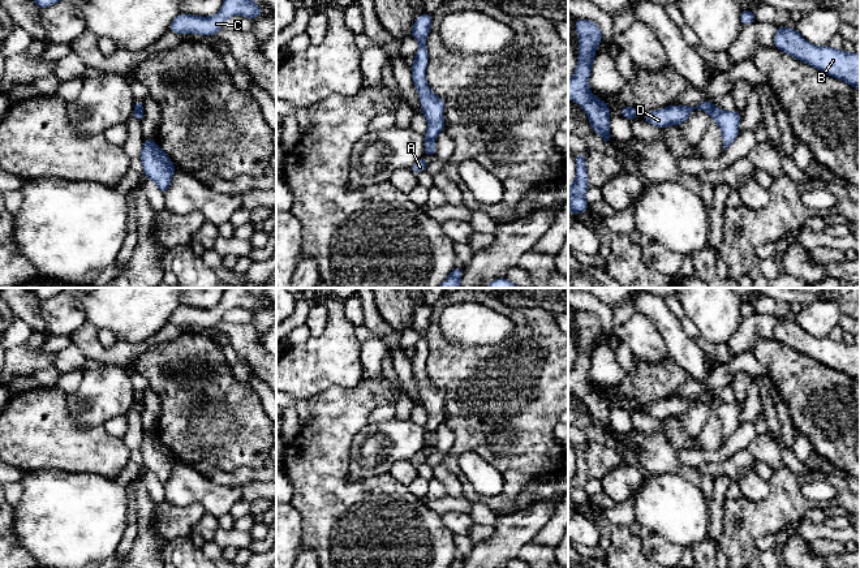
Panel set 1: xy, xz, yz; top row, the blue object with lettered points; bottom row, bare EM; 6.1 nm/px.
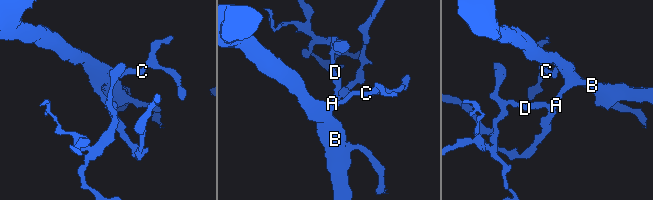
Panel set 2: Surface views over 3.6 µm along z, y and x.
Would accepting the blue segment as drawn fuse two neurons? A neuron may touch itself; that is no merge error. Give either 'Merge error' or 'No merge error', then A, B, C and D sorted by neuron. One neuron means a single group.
Merge error. Groups: A B C / D

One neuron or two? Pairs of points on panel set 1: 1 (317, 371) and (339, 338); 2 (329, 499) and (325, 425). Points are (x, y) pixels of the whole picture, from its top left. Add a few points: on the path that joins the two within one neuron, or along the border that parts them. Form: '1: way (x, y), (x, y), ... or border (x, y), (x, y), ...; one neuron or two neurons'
1: way (325, 364), (338, 351), (338, 345); one neuron
2: way (325, 481), (325, 443); one neuron

